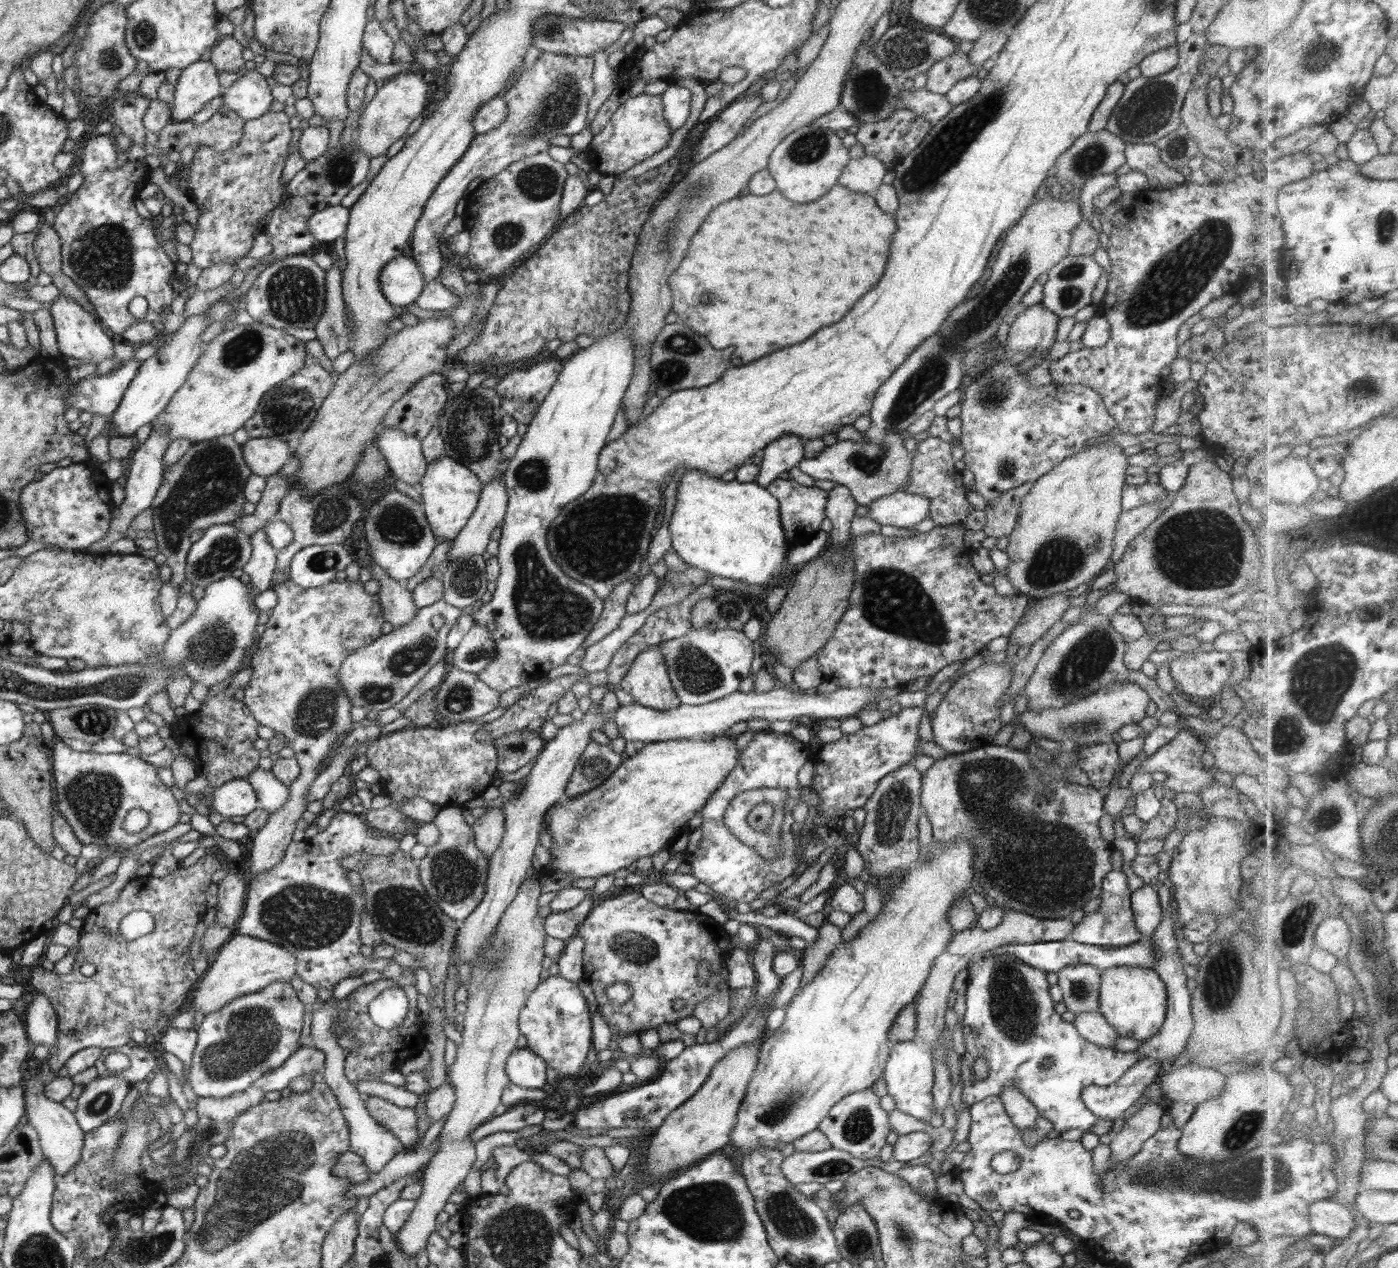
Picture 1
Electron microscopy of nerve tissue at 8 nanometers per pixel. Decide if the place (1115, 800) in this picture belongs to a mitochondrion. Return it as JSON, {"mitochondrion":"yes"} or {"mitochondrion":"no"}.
{"mitochondrion":"no"}

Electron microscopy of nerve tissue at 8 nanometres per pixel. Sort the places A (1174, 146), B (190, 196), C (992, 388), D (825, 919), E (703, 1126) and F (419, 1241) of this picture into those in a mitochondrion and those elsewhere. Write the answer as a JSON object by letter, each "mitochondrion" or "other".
{"A":"mitochondrion","B":"other","C":"mitochondrion","D":"other","E":"other","F":"other"}

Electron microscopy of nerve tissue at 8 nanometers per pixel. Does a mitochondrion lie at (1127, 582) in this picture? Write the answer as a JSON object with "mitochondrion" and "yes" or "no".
{"mitochondrion":"no"}

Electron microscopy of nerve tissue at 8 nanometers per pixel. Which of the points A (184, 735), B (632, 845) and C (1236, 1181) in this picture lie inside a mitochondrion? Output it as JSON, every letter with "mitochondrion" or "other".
{"A":"other","B":"other","C":"mitochondrion"}

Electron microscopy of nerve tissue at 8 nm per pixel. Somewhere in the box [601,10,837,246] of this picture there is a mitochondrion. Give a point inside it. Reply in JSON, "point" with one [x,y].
{"point":[810,148]}

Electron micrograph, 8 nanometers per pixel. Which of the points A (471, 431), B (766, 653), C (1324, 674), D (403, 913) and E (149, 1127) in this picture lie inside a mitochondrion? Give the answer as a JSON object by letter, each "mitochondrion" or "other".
{"A":"mitochondrion","B":"other","C":"mitochondrion","D":"mitochondrion","E":"other"}

